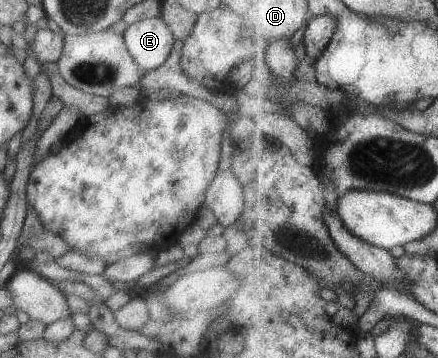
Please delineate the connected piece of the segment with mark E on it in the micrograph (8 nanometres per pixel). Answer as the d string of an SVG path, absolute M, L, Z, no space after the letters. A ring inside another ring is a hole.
M161 16L133 22L122 36L126 50L144 72L158 68L169 57L175 39Z

